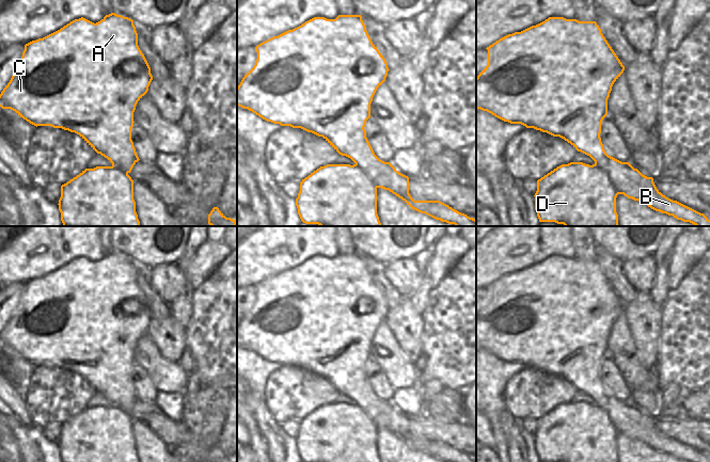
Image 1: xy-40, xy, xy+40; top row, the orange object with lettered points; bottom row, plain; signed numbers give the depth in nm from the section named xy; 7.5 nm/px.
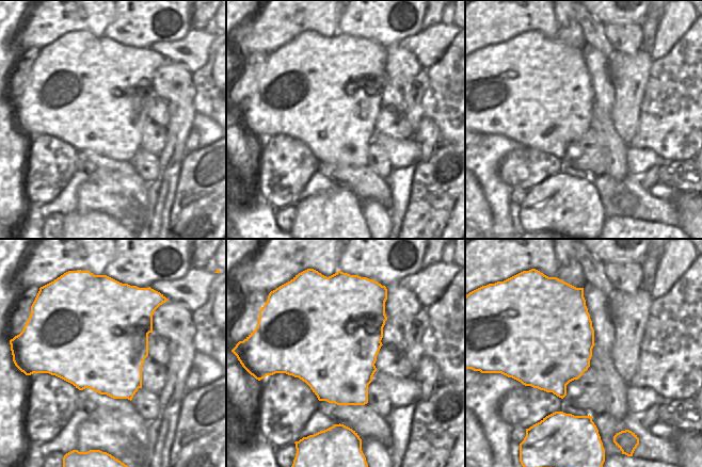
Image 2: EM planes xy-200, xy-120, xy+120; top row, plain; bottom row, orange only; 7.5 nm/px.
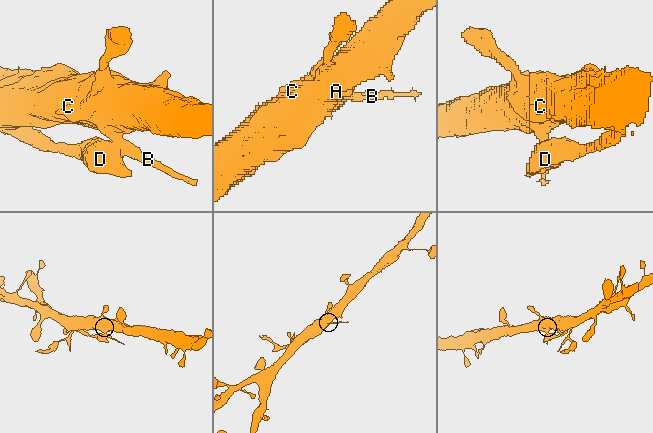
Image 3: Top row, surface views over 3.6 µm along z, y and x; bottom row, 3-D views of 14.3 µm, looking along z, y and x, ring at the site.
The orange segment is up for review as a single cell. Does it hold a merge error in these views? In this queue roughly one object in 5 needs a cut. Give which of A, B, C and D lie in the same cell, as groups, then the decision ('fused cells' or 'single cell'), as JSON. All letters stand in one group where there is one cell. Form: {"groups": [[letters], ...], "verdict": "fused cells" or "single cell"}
{"groups": [["A", "B", "C"], ["D"]], "verdict": "fused cells"}

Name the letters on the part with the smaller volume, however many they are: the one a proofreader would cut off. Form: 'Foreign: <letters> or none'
Foreign: D

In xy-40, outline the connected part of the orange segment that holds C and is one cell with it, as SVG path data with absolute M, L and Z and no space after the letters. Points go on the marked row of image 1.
M111 13L94 23L81 17L25 45L20 63L0 94L0 107L15 111L36 127L51 126L79 134L97 154L128 174L140 160L131 140L133 112L152 80L151 67L138 46L132 19Z

